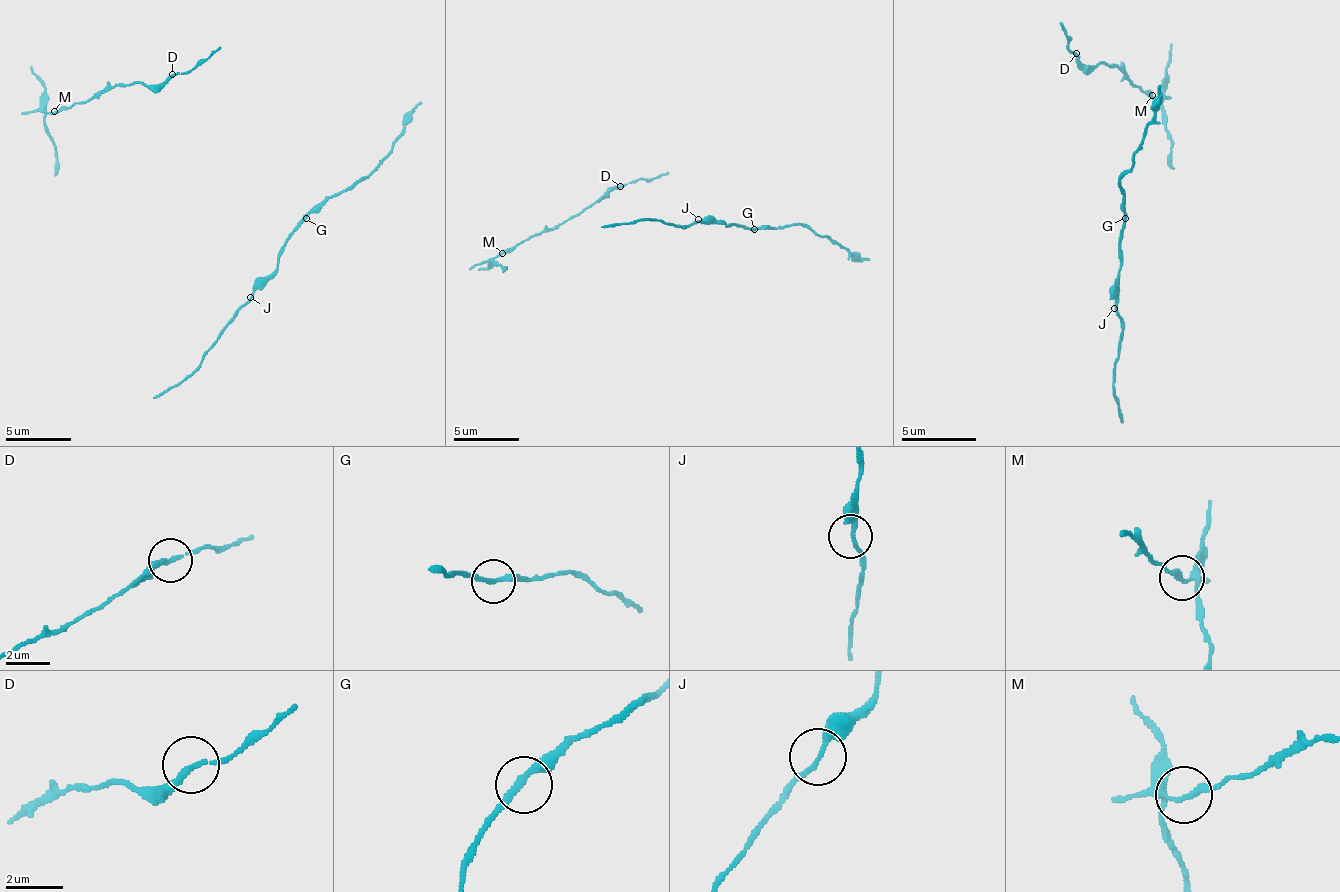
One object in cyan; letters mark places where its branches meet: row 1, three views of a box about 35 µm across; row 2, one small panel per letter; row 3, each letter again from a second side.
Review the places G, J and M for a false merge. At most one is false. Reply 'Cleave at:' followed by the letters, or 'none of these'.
Cleave at: M

